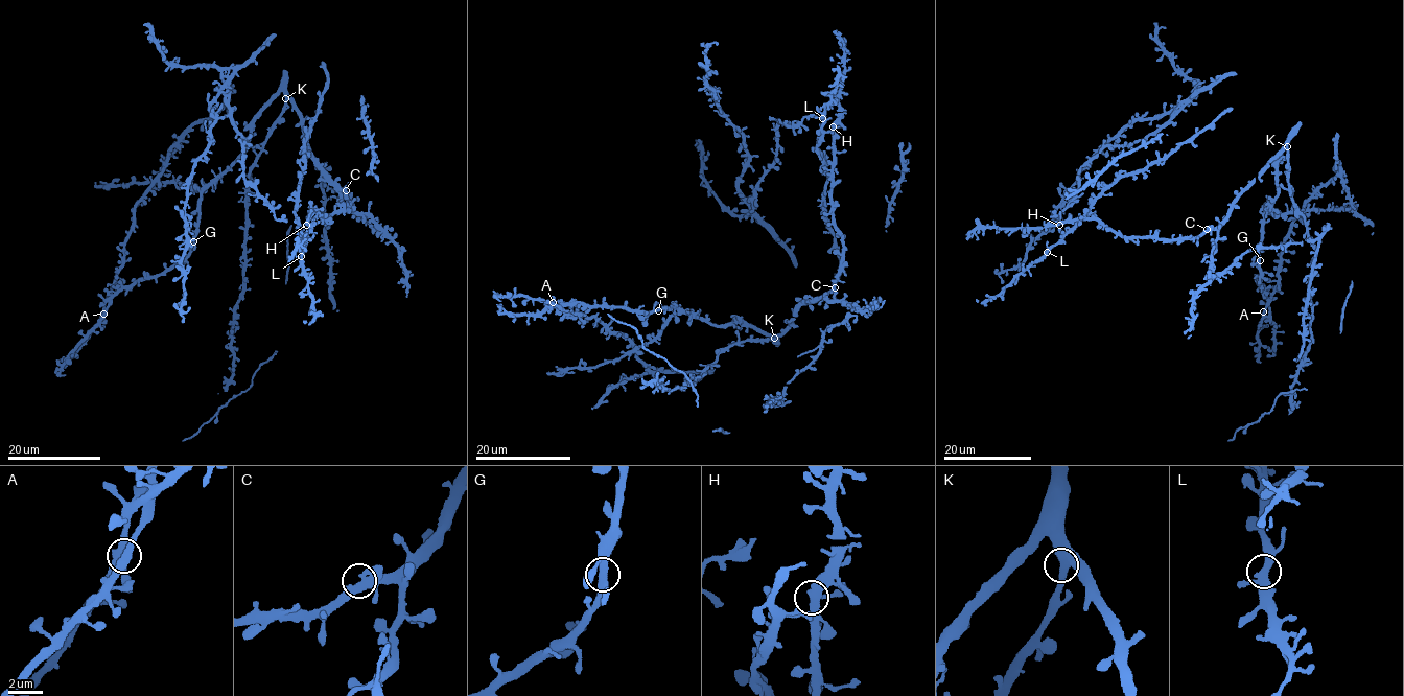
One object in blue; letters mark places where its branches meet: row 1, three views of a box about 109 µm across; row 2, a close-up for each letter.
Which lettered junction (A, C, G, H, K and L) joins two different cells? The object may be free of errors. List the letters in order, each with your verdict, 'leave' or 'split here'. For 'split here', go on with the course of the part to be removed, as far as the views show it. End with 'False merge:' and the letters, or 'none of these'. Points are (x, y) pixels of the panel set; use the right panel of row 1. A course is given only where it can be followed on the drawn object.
A: leave
C: leave
G: leave
H: leave
K: leave
L: leave
False merge: none of these

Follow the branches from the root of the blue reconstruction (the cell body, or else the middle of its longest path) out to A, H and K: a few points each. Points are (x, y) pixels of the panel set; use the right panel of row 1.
A: (1207, 231), (1224, 218), (1233, 201), (1288, 139), (1278, 159), (1280, 192), (1265, 215), (1259, 252), (1263, 311)
H: (1207, 231), (1196, 237), (1170, 239), (1120, 237), (1095, 219), (1074, 218), (1059, 225)
K: (1207, 231), (1214, 229), (1224, 218), (1233, 201), (1287, 146)

